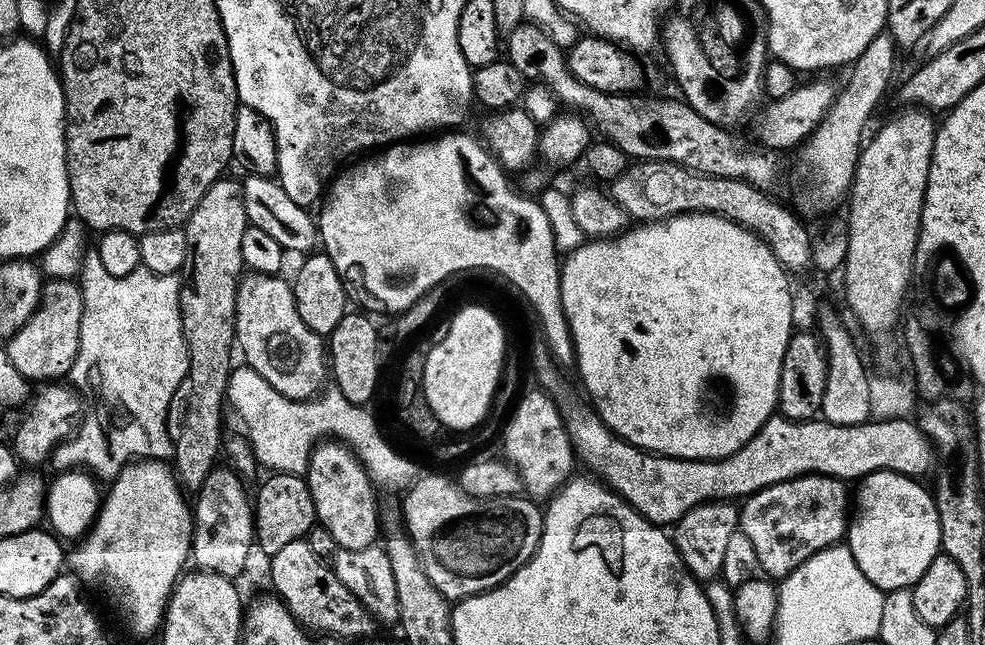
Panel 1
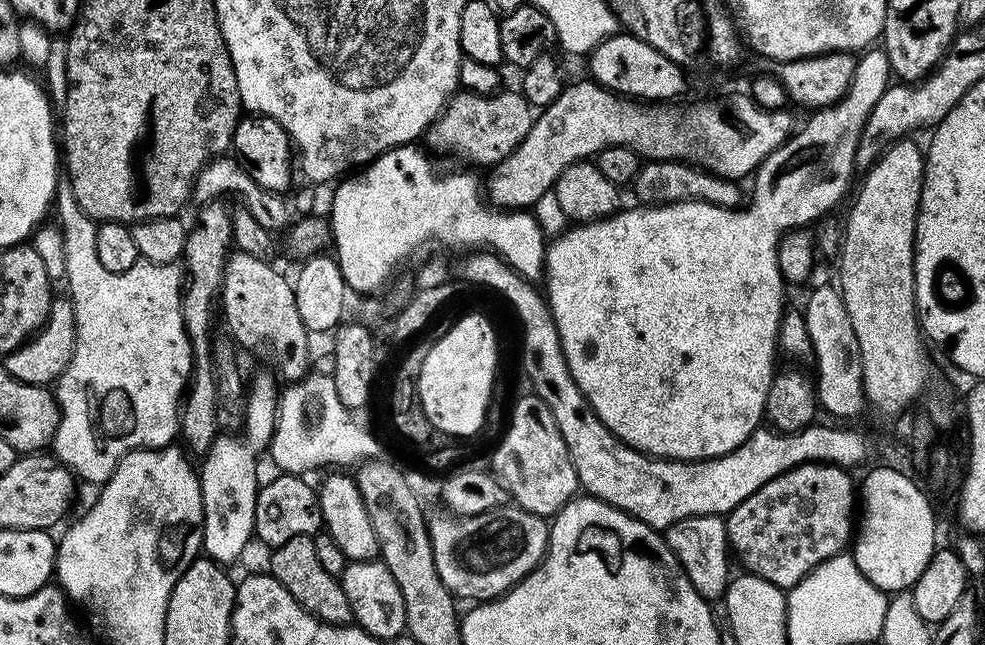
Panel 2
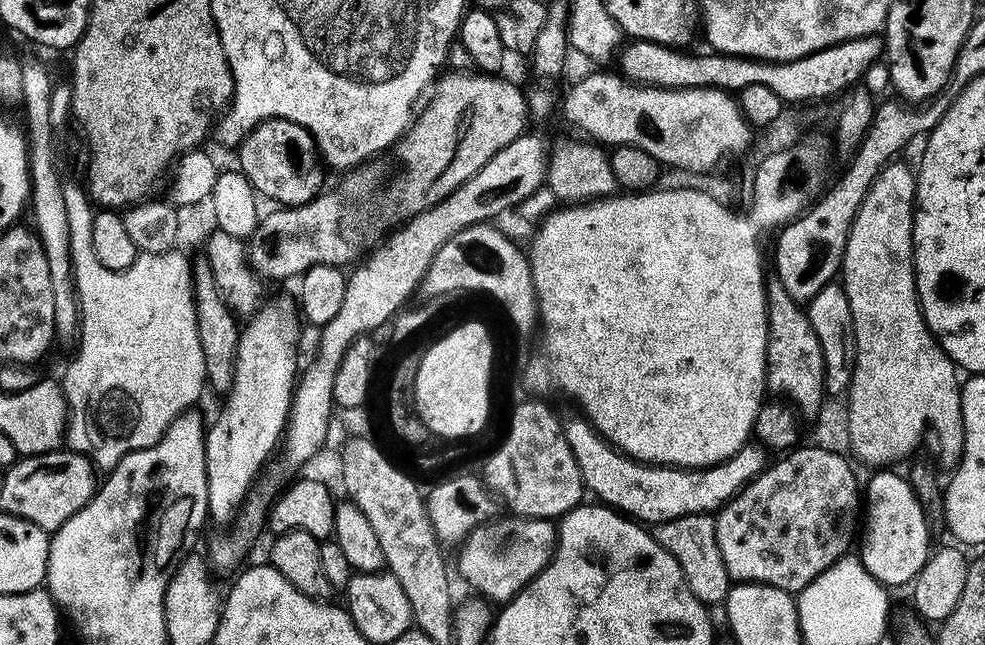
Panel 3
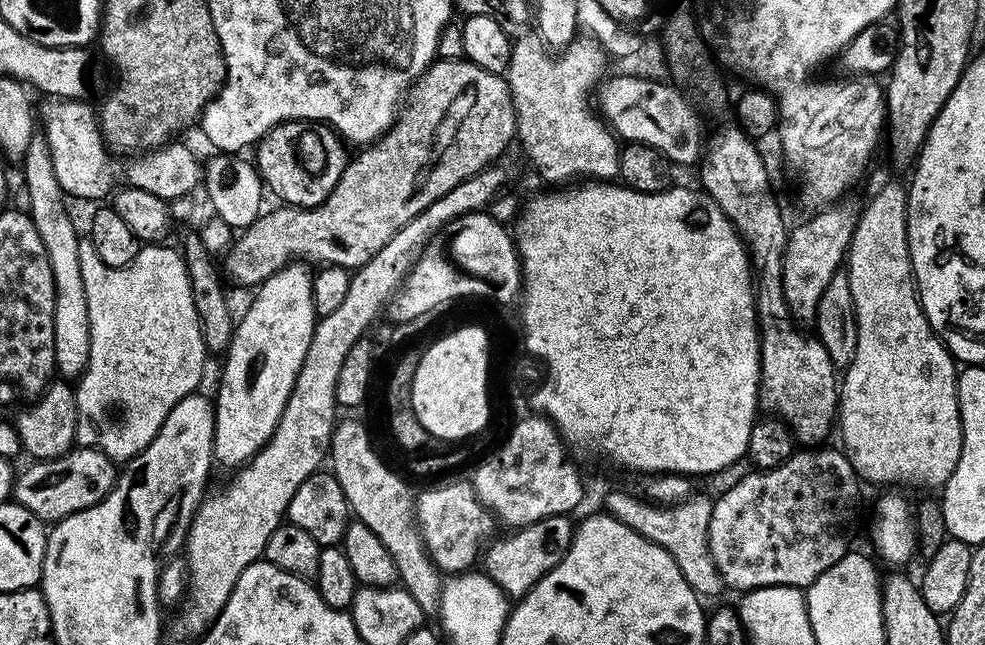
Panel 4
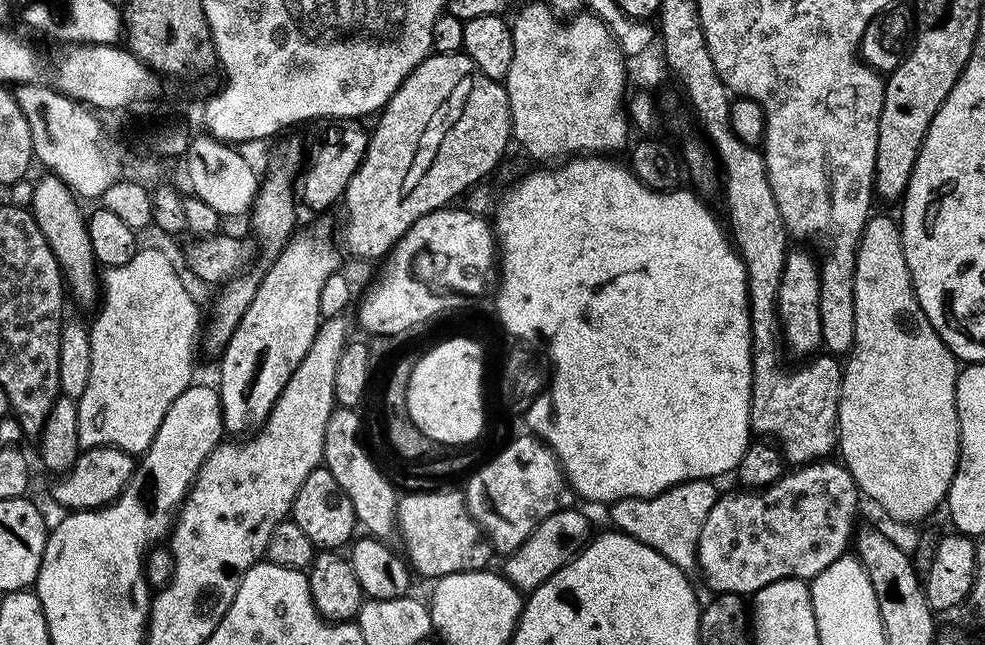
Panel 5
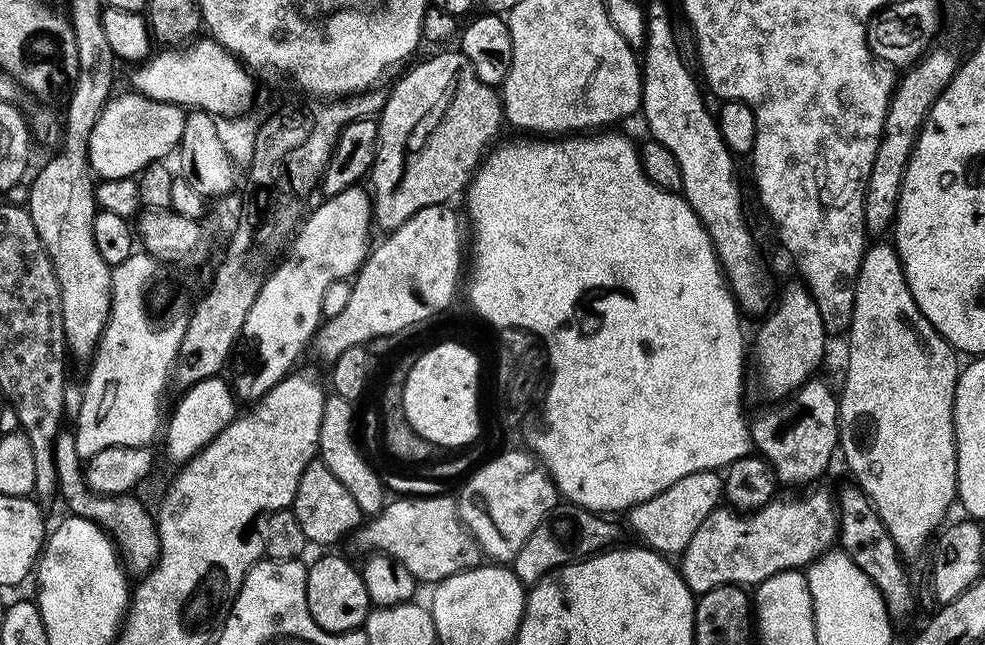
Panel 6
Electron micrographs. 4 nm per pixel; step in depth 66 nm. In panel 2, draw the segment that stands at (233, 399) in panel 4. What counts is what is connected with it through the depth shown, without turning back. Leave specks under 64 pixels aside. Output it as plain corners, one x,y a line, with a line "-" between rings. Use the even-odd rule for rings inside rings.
271,371
260,372
250,380
250,387
246,392
245,422
239,434
220,434
210,446
210,450
199,465
198,475
200,489
202,490
202,510
204,511
204,543
202,552
209,560
216,561
221,566
229,566
248,548
248,543
253,543
256,523
254,522
254,510
256,509
256,459
269,447
272,435
275,432
276,411
278,399
278,380

